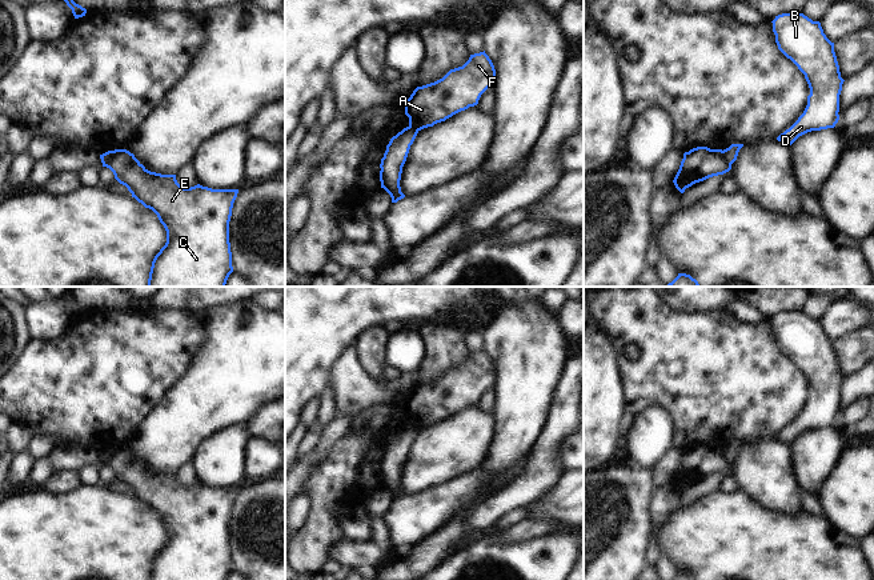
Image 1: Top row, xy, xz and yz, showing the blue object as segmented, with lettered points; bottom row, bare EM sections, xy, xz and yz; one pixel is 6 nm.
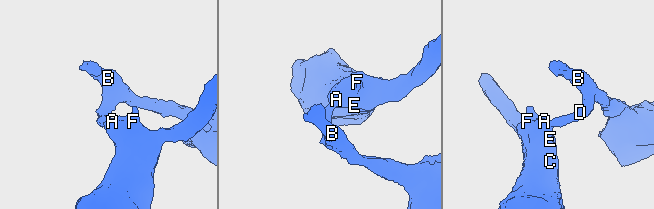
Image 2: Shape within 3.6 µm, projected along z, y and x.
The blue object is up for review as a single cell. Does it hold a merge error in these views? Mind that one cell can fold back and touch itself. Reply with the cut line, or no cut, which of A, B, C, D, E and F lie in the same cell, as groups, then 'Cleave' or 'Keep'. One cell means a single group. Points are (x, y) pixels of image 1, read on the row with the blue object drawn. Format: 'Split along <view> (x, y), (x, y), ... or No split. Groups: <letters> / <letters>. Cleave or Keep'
Split along yz (722, 151), (730, 164). Groups: A C E F / B D. Cleave.

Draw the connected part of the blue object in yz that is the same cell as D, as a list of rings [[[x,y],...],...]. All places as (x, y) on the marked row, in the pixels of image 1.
[[[782,13],[771,23],[778,49],[805,75],[810,88],[803,113],[777,137],[790,147],[807,132],[835,127],[845,80],[841,77],[834,43],[826,37],[819,21],[803,13]]]

